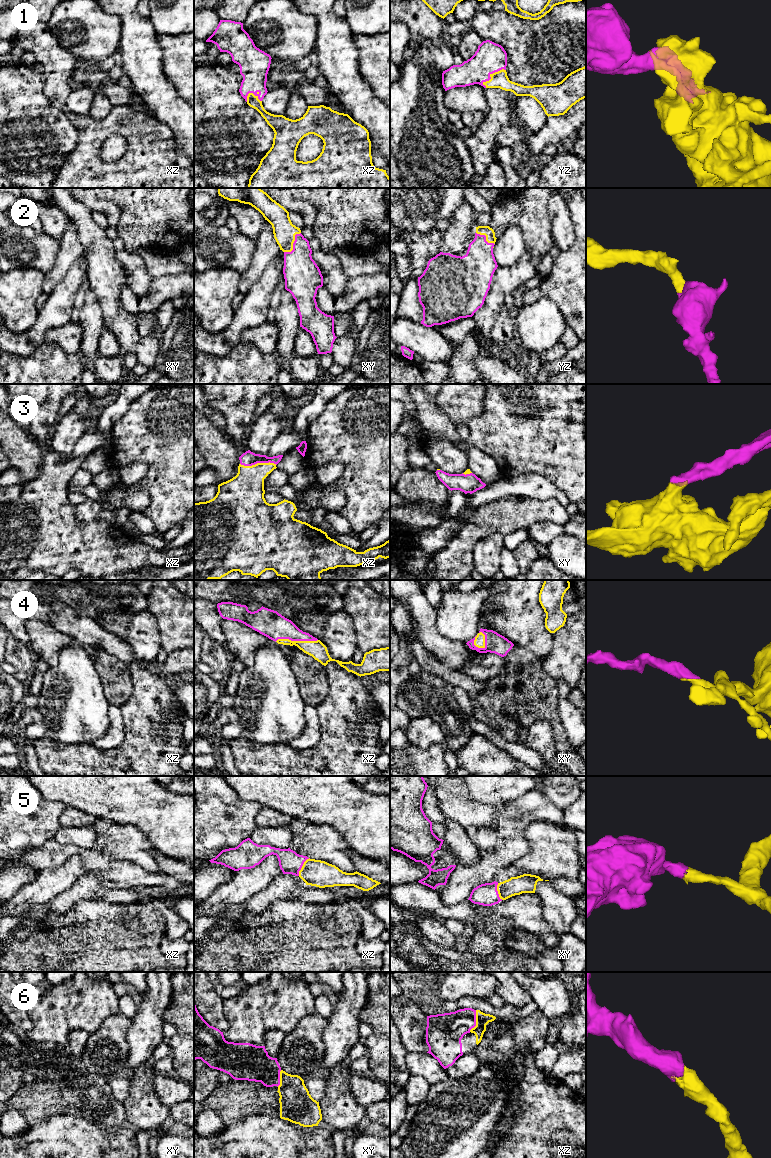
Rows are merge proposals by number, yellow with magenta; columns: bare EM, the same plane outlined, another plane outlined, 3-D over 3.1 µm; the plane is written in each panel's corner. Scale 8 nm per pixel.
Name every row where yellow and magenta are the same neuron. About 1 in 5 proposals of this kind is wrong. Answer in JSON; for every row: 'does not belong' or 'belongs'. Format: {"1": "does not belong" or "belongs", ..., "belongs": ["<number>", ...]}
{"1": "belongs", "2": "belongs", "3": "belongs", "4": "belongs", "5": "belongs", "6": "belongs", "belongs": ["1", "2", "3", "4", "5", "6"]}

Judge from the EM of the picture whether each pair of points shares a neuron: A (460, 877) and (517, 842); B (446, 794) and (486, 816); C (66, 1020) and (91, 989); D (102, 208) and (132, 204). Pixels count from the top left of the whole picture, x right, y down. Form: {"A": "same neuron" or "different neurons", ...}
{"A": "same neuron", "B": "same neuron", "C": "same neuron", "D": "different neurons"}

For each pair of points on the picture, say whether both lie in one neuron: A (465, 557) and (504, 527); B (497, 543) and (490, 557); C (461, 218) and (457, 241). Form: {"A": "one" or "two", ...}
{"A": "one", "B": "one", "C": "one"}

